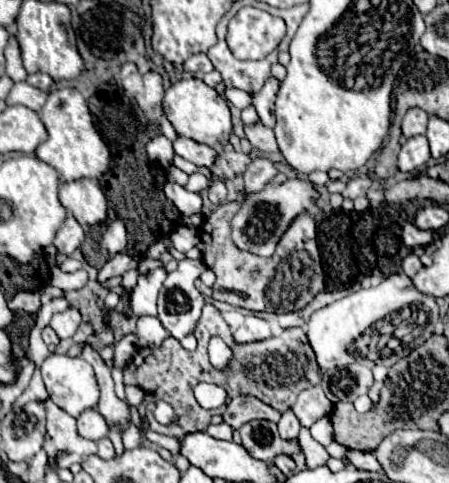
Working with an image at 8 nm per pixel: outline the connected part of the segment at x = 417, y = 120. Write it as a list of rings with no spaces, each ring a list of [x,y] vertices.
[[[409,109],[403,117],[403,135],[405,137],[415,137],[415,135],[423,135],[427,129],[427,119],[429,115],[423,109]]]

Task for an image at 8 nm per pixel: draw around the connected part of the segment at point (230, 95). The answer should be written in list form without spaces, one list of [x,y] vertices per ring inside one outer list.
[[[225,89],[227,99],[237,107],[237,109],[247,109],[251,105],[251,95],[245,91],[233,91],[233,89]]]

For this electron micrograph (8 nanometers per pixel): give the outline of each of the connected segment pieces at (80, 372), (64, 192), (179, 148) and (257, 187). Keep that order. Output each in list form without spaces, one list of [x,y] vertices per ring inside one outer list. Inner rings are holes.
[[[51,353],[49,357],[45,357],[43,365],[41,365],[41,375],[49,393],[49,399],[61,407],[63,411],[67,411],[71,417],[79,417],[81,411],[89,409],[89,407],[97,407],[99,401],[99,387],[95,381],[95,373],[93,367],[79,359],[79,357],[69,357],[69,355],[61,355],[61,353]]]
[[[93,179],[61,183],[59,199],[81,225],[99,225],[107,219],[107,197]]]
[[[179,137],[175,143],[173,143],[173,149],[177,155],[181,155],[183,159],[199,165],[199,167],[211,167],[217,159],[217,151],[209,145],[201,145],[193,139],[187,139],[187,137]]]
[[[253,157],[253,161],[247,165],[243,179],[245,179],[245,191],[247,193],[259,193],[265,189],[267,181],[277,175],[277,169],[273,167],[273,163],[269,159],[261,159],[261,157]]]

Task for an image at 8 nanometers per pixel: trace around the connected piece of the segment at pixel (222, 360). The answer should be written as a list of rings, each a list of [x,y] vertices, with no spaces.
[[[213,337],[209,341],[209,361],[215,369],[221,369],[225,371],[229,361],[231,361],[233,353],[231,353],[231,347],[225,347],[225,349],[219,349],[219,337]]]

